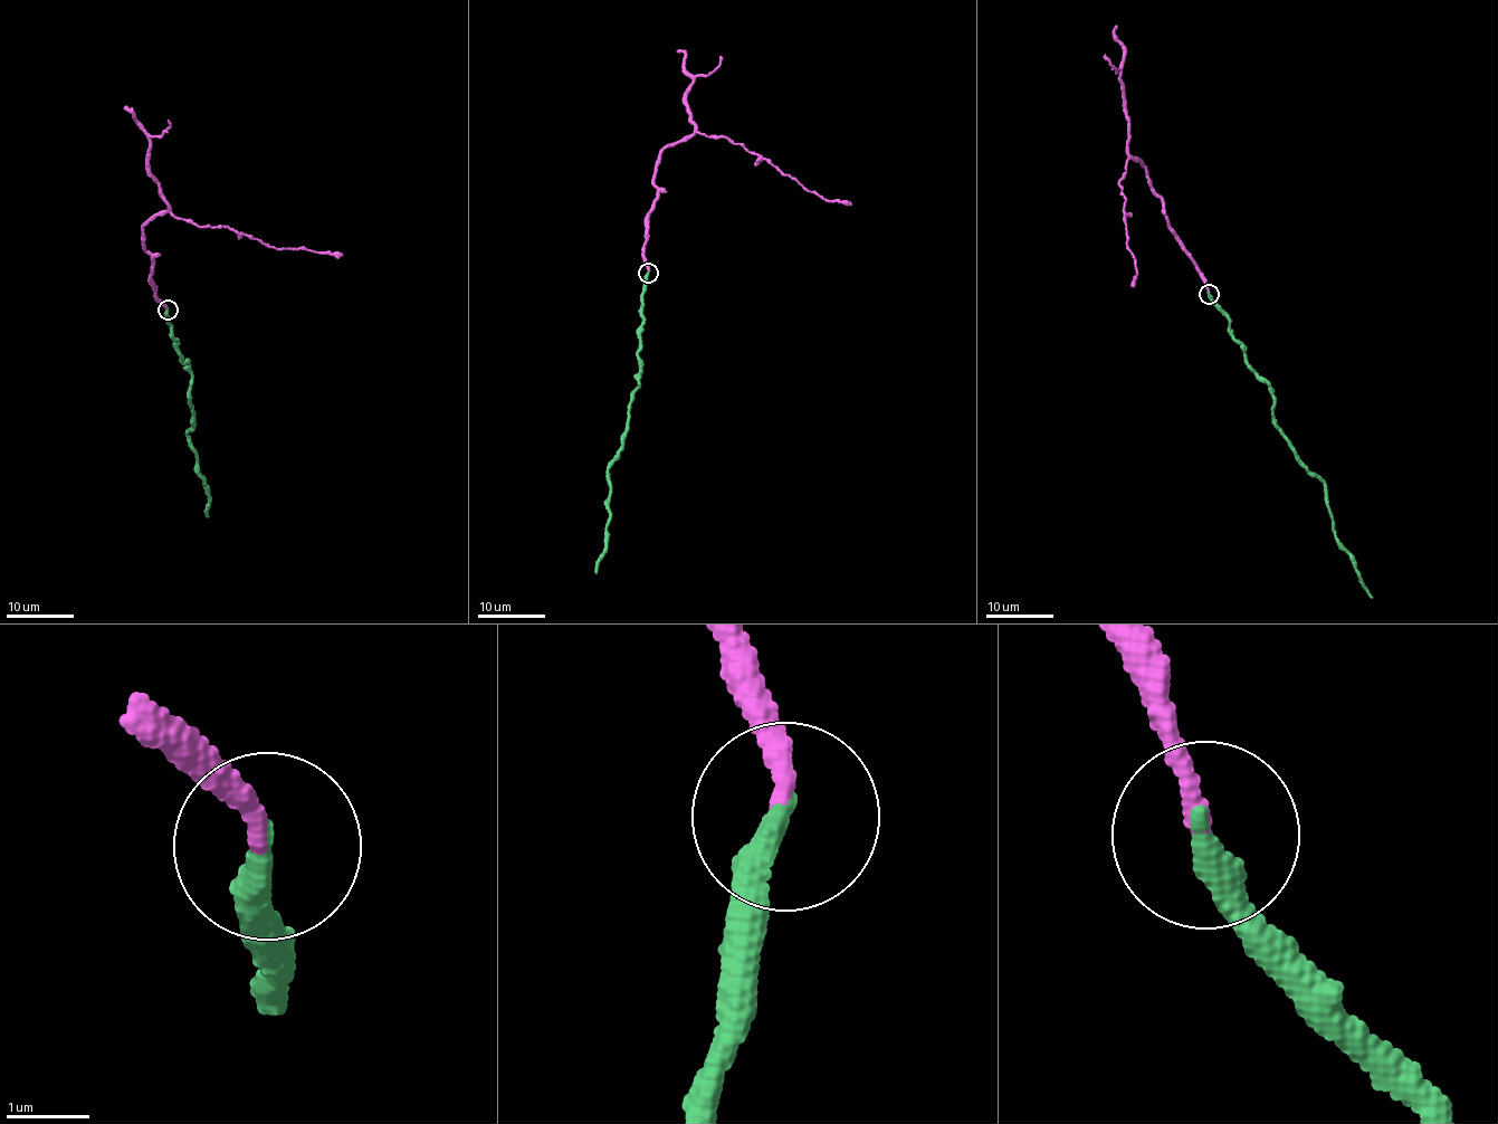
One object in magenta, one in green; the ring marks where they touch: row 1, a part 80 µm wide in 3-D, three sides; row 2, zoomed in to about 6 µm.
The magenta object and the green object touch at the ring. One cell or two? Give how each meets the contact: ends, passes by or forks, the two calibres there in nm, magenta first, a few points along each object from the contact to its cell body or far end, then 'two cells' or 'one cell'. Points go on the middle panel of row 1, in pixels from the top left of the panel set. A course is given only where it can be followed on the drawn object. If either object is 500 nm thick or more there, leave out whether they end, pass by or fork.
magenta ends | green ends | 200/320 nm | magenta via (648, 272), (643, 254), (658, 191), (654, 180), (657, 159), (695, 132), (728, 136), (824, 200), (850, 205) | green via (648, 272), (640, 308), (640, 381), (632, 396), (621, 449), (608, 472), (610, 513), (606, 548), (595, 572) | one cell

